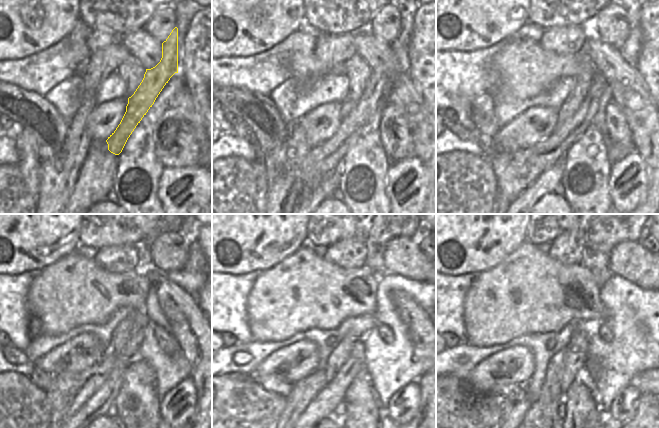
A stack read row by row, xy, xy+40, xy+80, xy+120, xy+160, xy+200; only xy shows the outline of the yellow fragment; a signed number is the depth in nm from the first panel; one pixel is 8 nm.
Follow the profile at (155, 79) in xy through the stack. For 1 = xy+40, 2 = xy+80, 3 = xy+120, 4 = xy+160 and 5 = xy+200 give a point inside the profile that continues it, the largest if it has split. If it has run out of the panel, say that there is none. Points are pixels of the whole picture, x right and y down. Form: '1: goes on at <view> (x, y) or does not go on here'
1: goes on at xy+40 (323, 158)
2: goes on at xy+80 (534, 160)
3: goes on at xy+120 (79, 387)
4: goes on at xy+160 (303, 392)
5: goes on at xy+200 (516, 416)

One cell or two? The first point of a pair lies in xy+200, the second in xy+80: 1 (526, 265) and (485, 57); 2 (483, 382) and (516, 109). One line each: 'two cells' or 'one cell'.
1: two cells
2: two cells

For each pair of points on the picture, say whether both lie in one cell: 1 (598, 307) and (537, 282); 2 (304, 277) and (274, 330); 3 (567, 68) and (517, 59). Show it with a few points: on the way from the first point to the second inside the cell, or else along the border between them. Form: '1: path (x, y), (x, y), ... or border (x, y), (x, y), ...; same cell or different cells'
1: path (583, 306), (573, 296), (552, 294); same cell
2: path (304, 290), (300, 294), (299, 300), (282, 317); same cell
3: path (555, 67), (529, 67); same cell

